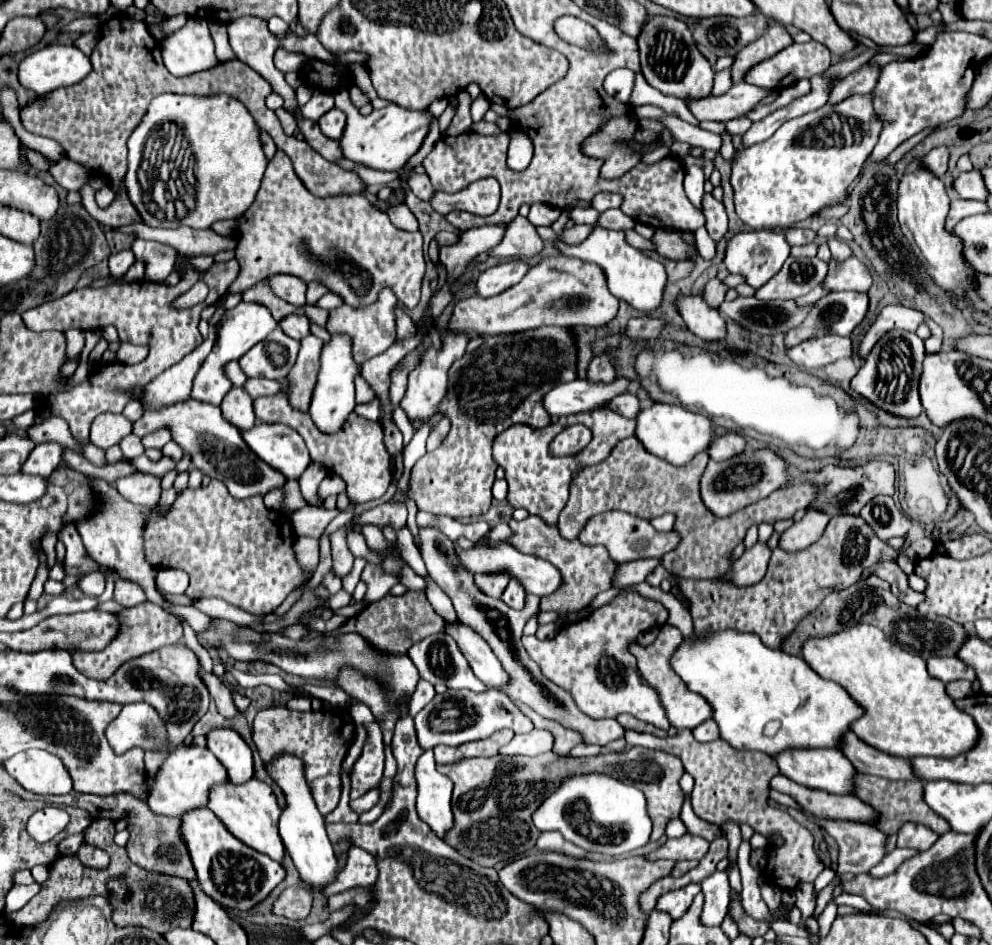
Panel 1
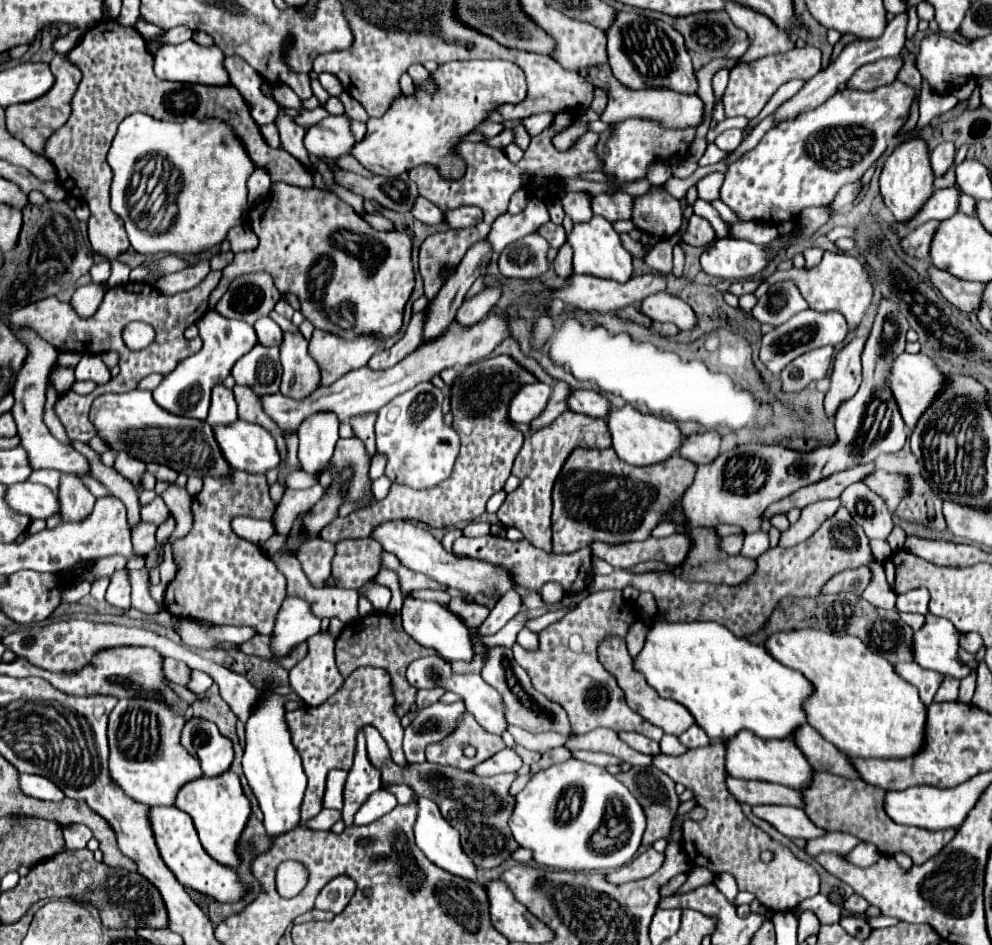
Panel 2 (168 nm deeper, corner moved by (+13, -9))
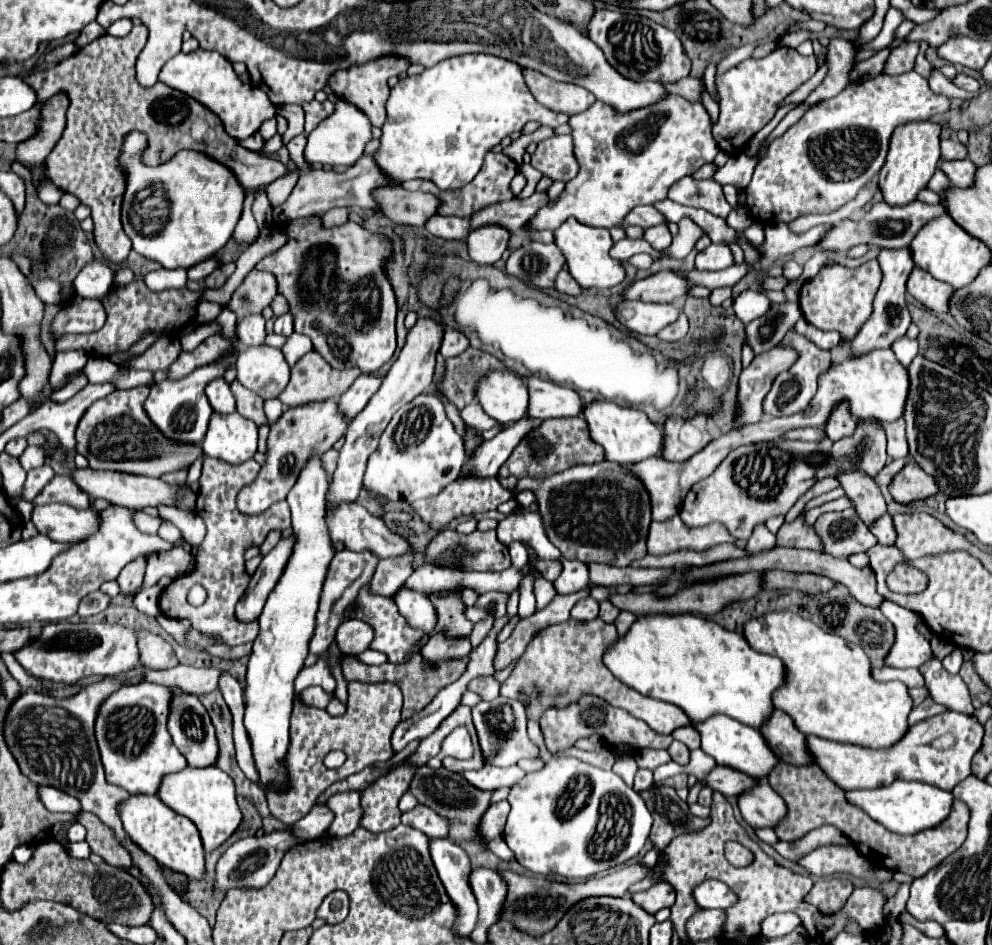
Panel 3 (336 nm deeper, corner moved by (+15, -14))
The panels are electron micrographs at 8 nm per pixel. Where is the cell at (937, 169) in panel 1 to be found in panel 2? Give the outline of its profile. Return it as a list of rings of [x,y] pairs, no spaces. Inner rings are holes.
[[[941,143],[931,151],[931,167],[937,177],[945,175],[949,167],[955,161],[955,145],[953,143]]]

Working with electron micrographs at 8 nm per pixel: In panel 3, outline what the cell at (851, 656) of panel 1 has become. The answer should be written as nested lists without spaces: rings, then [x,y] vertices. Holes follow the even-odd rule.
[[[769,612],[761,618],[749,620],[745,624],[745,638],[753,650],[763,654],[775,654],[783,660],[787,668],[787,684],[775,692],[773,704],[775,708],[793,716],[795,726],[805,736],[817,736],[823,740],[881,750],[897,744],[909,730],[907,718],[913,710],[913,700],[909,696],[907,686],[901,682],[875,680],[871,674],[869,656],[857,644],[849,644],[847,640],[835,634],[827,634],[811,620],[801,618],[793,612]]]

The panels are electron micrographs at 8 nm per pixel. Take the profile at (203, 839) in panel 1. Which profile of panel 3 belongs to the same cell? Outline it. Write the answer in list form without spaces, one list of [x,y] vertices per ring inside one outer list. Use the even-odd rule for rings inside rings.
[[[131,796],[121,804],[121,820],[129,838],[161,866],[201,880],[205,876],[205,854],[199,832],[191,820],[167,808],[157,796]]]

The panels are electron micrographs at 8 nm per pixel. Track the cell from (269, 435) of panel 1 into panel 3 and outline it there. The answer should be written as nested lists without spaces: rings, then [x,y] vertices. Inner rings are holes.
[[[213,414],[209,430],[203,438],[205,456],[227,460],[229,464],[243,464],[257,452],[257,426],[241,414]]]

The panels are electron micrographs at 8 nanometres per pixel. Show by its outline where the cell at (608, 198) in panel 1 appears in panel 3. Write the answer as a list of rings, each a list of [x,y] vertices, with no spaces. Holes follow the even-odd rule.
[[[637,206],[633,208],[633,212],[629,212],[629,216],[623,218],[621,228],[629,228],[629,226],[641,226],[641,228],[651,228],[663,224],[663,214],[657,212],[653,206]]]

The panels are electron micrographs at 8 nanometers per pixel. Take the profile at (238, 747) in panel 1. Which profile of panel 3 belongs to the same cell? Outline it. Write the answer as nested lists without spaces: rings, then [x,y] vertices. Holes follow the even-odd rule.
[[[179,690],[175,692],[175,700],[171,704],[171,714],[169,714],[169,732],[173,736],[173,744],[181,750],[181,754],[187,758],[189,766],[193,768],[207,768],[207,766],[215,766],[217,764],[217,756],[219,756],[219,744],[215,738],[215,728],[211,724],[211,718],[205,710],[205,706],[189,694],[183,694]]]

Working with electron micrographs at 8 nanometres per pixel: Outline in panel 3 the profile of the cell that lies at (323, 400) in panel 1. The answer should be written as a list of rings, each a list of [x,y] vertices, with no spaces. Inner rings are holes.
[[[321,456],[309,460],[295,488],[289,492],[287,502],[293,516],[293,534],[297,538],[293,556],[285,566],[283,576],[267,598],[267,604],[259,616],[259,636],[253,642],[253,652],[247,668],[245,684],[245,728],[251,740],[253,762],[259,772],[259,784],[263,792],[287,792],[289,770],[285,768],[285,756],[289,752],[289,718],[293,710],[295,690],[293,680],[303,668],[309,654],[309,640],[313,638],[315,614],[321,594],[321,584],[327,574],[327,566],[335,556],[327,524],[325,524],[325,492],[329,488],[329,474],[323,468]]]

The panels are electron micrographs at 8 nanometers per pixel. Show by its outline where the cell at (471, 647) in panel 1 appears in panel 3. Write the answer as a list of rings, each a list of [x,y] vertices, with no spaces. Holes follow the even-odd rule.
[[[401,586],[397,590],[395,604],[411,628],[425,632],[425,636],[431,636],[437,626],[437,612],[433,612],[433,604],[429,604],[429,598],[425,594]]]

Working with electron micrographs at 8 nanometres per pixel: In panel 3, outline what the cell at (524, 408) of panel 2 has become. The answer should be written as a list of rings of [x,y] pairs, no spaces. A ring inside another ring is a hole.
[[[489,372],[483,376],[477,398],[483,410],[501,424],[521,420],[529,408],[529,388],[525,380],[509,372]]]

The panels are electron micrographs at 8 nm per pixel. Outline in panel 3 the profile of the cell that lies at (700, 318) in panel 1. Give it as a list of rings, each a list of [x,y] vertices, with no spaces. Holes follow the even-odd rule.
[[[623,300],[615,308],[617,320],[635,334],[653,336],[661,328],[673,324],[681,314],[673,304],[651,304],[641,300]]]

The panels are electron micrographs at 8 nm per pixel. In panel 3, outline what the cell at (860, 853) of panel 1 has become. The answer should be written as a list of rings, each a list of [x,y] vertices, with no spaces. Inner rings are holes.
[[[761,778],[759,784],[739,796],[739,810],[753,828],[775,828],[787,814],[787,804],[783,798]]]

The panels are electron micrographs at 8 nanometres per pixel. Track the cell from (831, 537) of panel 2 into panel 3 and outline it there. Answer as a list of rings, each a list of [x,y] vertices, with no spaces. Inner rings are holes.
[[[853,508],[823,514],[815,522],[815,532],[821,538],[823,550],[837,558],[849,558],[851,554],[867,552],[873,548],[873,544],[877,544],[877,538],[859,520]]]

